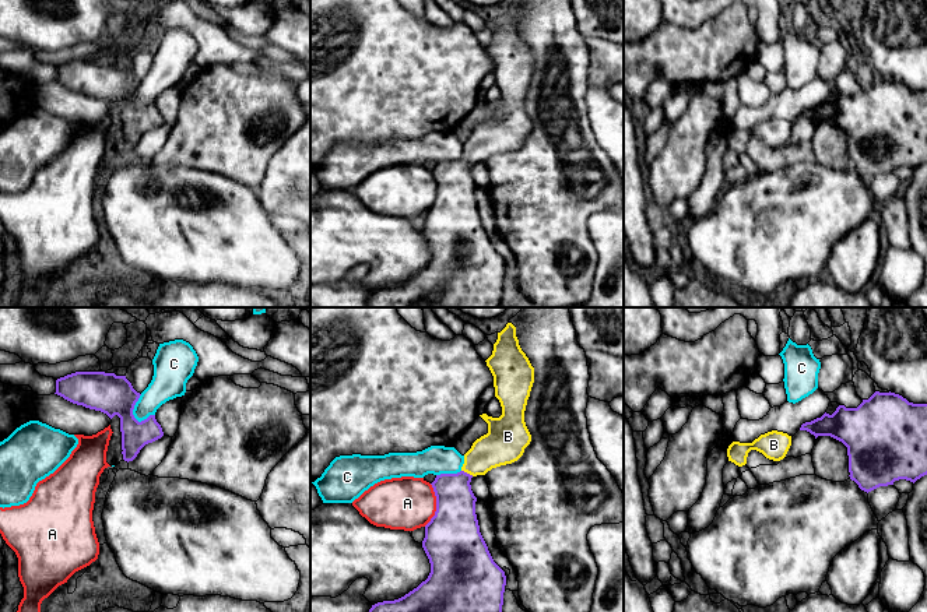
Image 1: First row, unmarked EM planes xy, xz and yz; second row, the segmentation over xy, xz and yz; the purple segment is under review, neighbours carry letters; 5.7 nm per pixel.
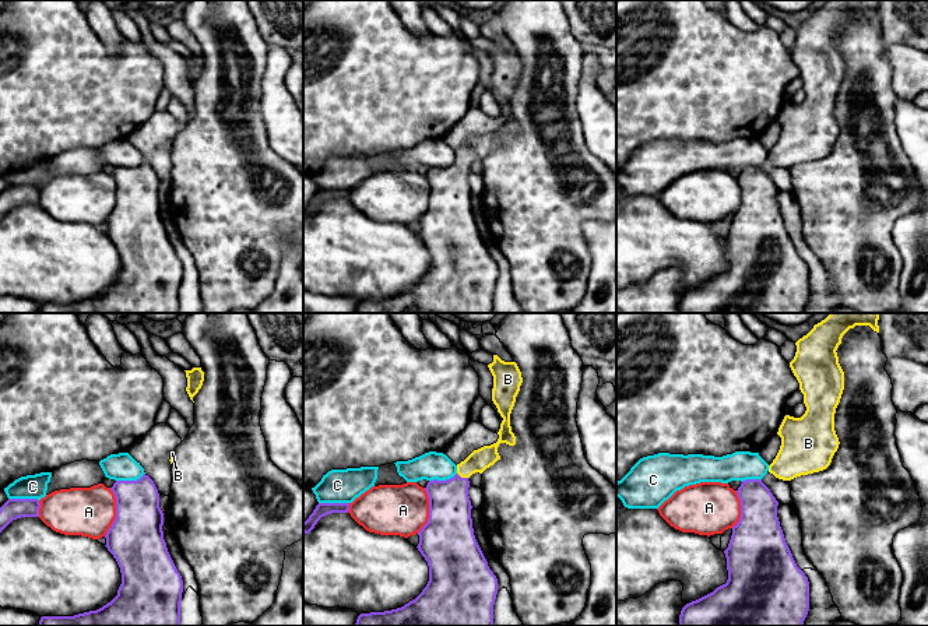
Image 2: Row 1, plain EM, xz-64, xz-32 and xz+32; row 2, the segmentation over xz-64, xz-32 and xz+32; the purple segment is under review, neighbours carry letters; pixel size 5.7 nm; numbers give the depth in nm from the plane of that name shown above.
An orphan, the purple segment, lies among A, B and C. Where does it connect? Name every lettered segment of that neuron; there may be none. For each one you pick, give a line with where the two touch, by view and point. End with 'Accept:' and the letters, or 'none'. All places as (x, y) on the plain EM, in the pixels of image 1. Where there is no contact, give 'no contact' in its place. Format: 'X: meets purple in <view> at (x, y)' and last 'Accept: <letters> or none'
B: meets purple in xz at (466, 159)
Accept: B

